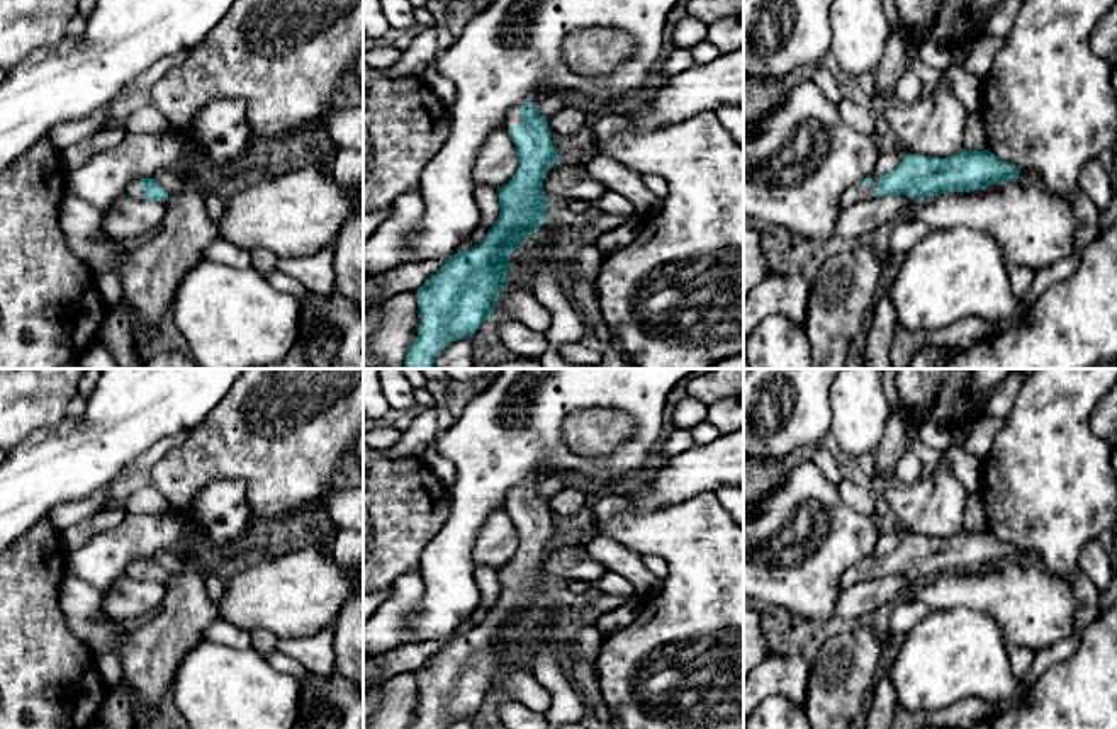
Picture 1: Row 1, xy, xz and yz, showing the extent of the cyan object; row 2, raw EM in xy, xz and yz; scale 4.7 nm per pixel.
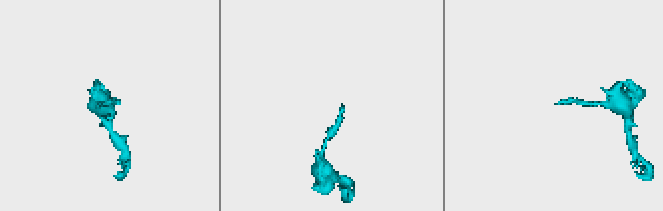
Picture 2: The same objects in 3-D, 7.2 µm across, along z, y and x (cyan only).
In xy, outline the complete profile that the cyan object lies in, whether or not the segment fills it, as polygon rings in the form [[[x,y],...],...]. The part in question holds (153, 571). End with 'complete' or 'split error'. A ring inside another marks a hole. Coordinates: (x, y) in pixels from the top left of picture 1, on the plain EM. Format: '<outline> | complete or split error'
[[[154,559],[131,562],[126,571],[126,576],[132,579],[146,579],[160,583],[165,583],[168,579],[168,573]]] | split error

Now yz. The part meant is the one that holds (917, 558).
[[[961,528],[949,539],[907,535],[886,556],[869,556],[847,569],[840,579],[840,591],[867,578],[907,576],[923,581],[929,576],[947,573],[981,571],[1005,561],[1017,561],[1020,547],[1000,542],[990,530],[973,532]]] | split error

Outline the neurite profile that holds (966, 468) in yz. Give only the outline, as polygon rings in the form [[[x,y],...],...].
[[[912,430],[908,438],[910,450],[918,457],[925,472],[932,472],[946,464],[952,467],[954,474],[961,479],[968,493],[979,489],[981,462],[976,457],[957,445],[952,445],[946,450],[930,449],[918,438],[917,430]]]

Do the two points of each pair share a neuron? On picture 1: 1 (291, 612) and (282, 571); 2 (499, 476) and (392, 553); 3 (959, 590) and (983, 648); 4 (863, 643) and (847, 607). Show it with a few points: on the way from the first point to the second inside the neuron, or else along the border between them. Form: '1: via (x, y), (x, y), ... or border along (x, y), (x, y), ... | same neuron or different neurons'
1: via (291, 602), (291, 597), (282, 588), (282, 582) | same neuron
2: border along (449, 488), (450, 515), (426, 546) | different neurons
3: border along (931, 610), (971, 607), (988, 614), (1000, 627) | different neurons
4: border along (859, 621), (844, 626) | different neurons

